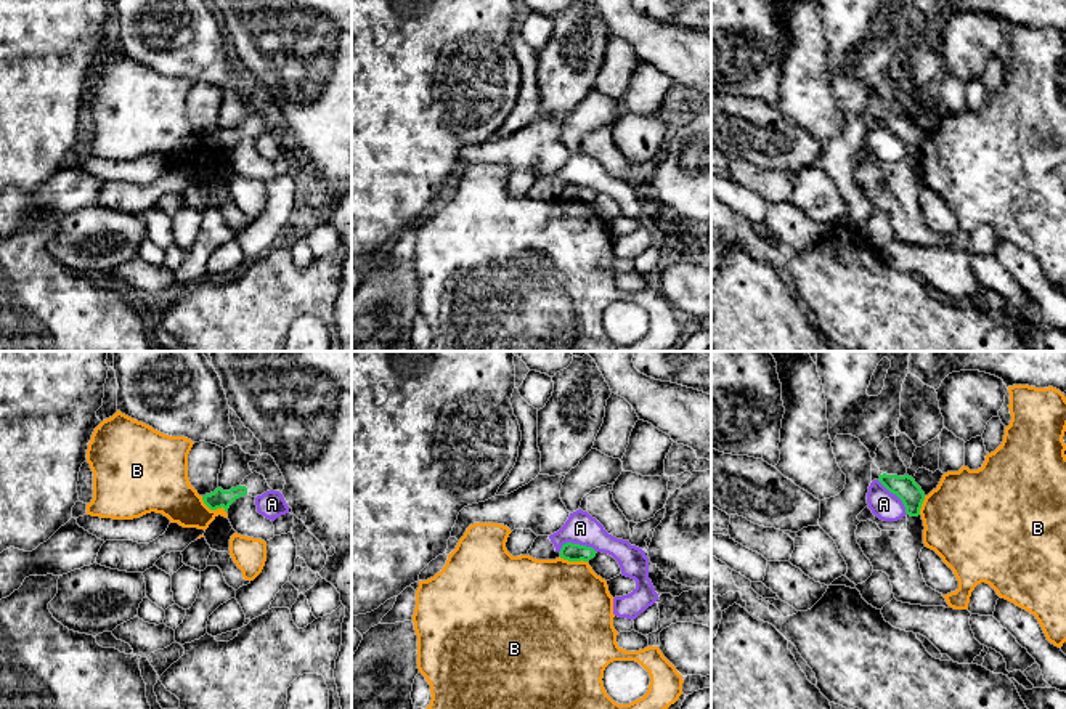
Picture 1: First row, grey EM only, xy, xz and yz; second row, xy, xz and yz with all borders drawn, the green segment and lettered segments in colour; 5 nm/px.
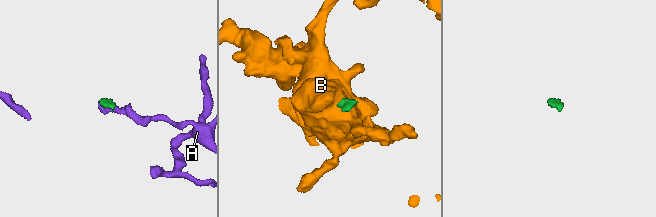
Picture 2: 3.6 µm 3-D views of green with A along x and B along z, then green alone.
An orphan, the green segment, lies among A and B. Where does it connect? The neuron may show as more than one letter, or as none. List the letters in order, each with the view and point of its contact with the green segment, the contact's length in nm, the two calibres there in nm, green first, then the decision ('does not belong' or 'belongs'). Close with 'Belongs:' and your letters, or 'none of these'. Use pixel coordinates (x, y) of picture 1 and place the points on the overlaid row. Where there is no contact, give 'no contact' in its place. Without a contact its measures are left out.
A: contact xz (578, 544); length 190 nm; calibres 100 and 160 nm; does not belong
B: contact xy (212, 509); length 150 nm; calibres 90 and 240 nm; does not belong
Belongs: none of these

